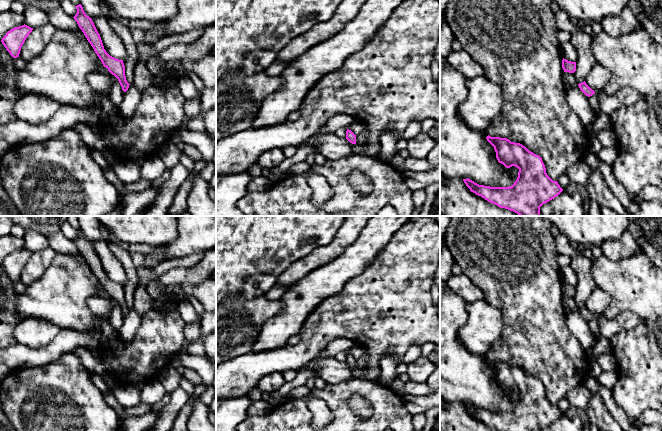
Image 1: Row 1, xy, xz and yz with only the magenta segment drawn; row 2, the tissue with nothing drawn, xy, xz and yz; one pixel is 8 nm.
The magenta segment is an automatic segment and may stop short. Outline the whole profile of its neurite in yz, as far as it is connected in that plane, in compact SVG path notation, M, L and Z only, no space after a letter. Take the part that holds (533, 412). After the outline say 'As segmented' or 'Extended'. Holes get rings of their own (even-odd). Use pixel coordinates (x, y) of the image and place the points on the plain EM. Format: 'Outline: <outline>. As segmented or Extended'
Outline: M488 359L486 363L494 371L499 387L519 393L518 401L510 411L484 410L469 402L463 403L471 416L498 431L541 431L563 415L558 406L547 399L539 379L507 362Z. As segmented

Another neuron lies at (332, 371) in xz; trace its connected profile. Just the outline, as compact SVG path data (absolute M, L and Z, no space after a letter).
M335 357L315 359L309 363L327 384L339 384L354 378L354 369Z

